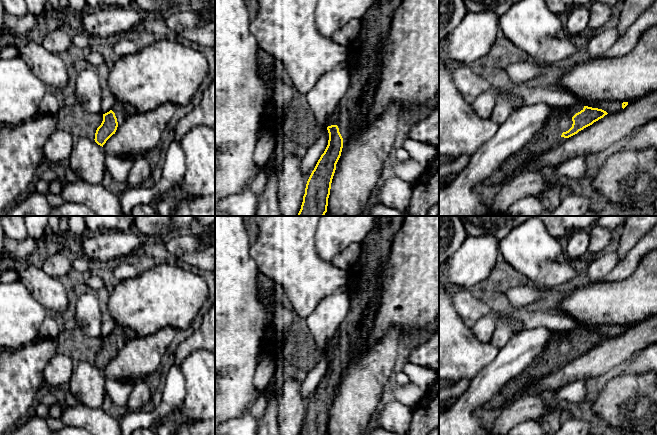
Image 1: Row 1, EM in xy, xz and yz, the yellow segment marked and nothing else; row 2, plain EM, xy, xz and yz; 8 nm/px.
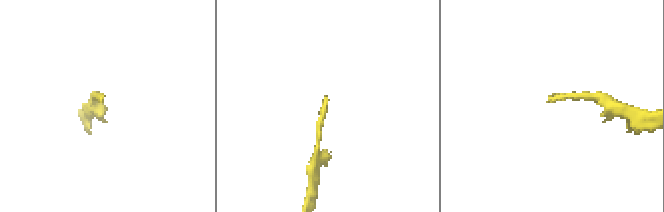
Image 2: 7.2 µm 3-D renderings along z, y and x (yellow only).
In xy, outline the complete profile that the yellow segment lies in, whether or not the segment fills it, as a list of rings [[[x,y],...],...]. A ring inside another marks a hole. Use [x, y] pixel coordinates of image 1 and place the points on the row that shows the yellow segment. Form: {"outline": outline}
{"outline": [[[116,102],[109,112],[103,114],[103,121],[95,133],[95,142],[103,147],[106,141],[115,134],[118,125],[136,112],[133,106],[124,102]]]}

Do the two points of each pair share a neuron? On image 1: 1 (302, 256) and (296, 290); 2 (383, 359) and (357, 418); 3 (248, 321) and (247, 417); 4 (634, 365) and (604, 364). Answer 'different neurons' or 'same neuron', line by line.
1: same neuron
2: same neuron
3: different neurons
4: different neurons

